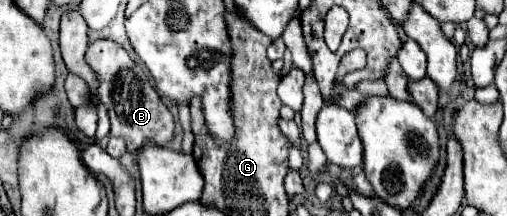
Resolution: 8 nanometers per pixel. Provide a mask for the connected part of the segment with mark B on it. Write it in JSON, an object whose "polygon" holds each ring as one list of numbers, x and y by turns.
{"polygon":[[111,39,93,41,87,49,87,63,99,75,99,99,109,109,111,135,123,137,127,143,127,151,135,153,145,139,151,139,157,145,167,145,173,139,173,115,145,77,143,67,137,65,119,43]]}

